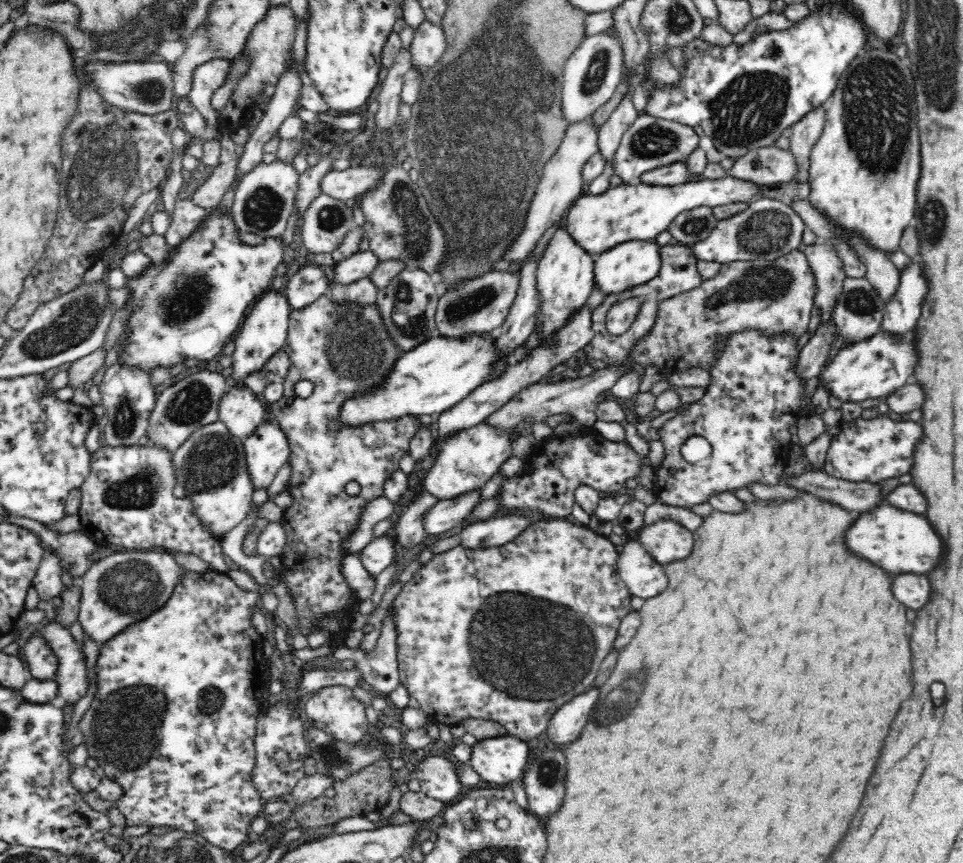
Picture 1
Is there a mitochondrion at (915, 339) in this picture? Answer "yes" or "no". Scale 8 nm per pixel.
no

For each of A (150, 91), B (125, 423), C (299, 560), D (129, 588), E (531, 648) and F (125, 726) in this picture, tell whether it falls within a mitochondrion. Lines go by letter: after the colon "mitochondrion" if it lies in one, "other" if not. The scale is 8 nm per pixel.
A: mitochondrion
B: mitochondrion
C: other
D: mitochondrion
E: mitochondrion
F: mitochondrion

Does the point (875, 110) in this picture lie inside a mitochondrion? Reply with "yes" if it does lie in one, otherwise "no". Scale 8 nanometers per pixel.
yes

